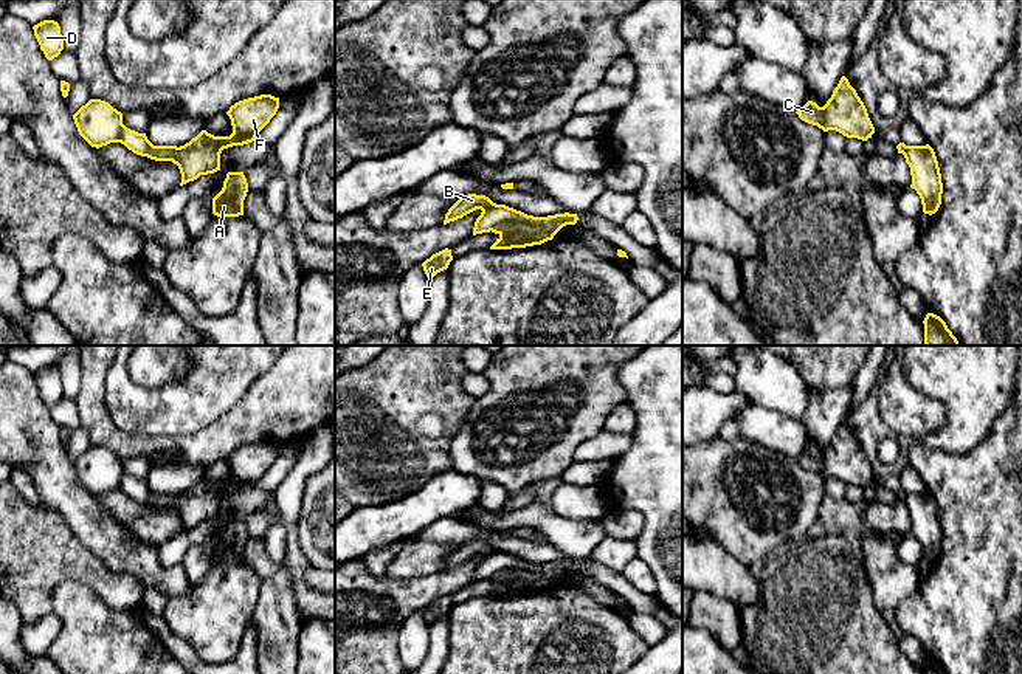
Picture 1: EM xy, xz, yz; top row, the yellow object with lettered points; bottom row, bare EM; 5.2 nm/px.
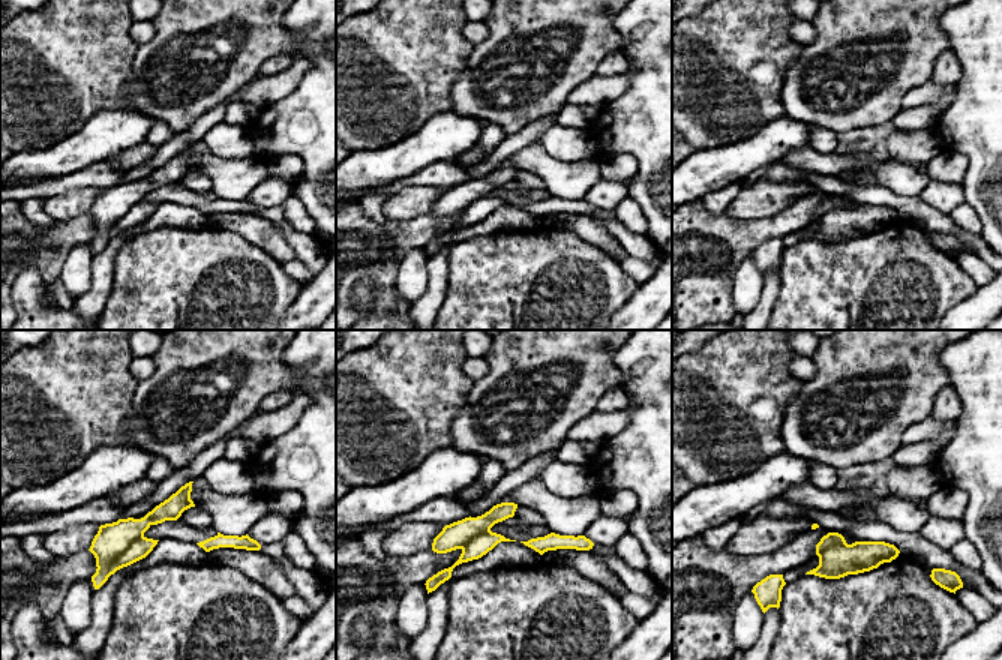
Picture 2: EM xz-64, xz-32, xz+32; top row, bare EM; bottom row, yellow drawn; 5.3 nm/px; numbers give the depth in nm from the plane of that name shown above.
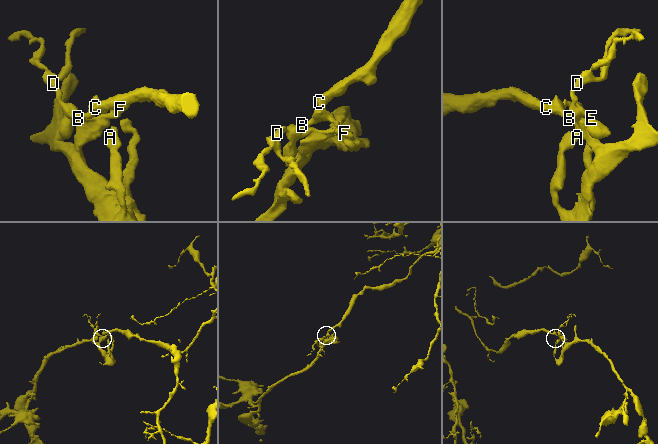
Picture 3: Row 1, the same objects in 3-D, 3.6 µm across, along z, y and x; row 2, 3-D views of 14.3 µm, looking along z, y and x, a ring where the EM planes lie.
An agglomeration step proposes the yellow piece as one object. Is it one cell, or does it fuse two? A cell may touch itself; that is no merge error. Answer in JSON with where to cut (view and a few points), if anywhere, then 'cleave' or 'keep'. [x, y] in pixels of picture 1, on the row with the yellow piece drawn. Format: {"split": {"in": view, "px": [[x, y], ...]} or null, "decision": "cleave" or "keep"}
{"split": {"in": "xz", "px": [[566, 223], [501, 222], [490, 230]]}, "decision": "cleave"}

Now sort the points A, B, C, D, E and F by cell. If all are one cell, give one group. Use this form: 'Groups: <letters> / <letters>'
Groups: A / B C D E F

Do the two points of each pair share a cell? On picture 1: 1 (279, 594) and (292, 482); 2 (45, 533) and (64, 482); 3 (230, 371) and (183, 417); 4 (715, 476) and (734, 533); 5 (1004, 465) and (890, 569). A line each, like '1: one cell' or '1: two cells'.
1: two cells
2: two cells
3: one cell
4: one cell
5: two cells

